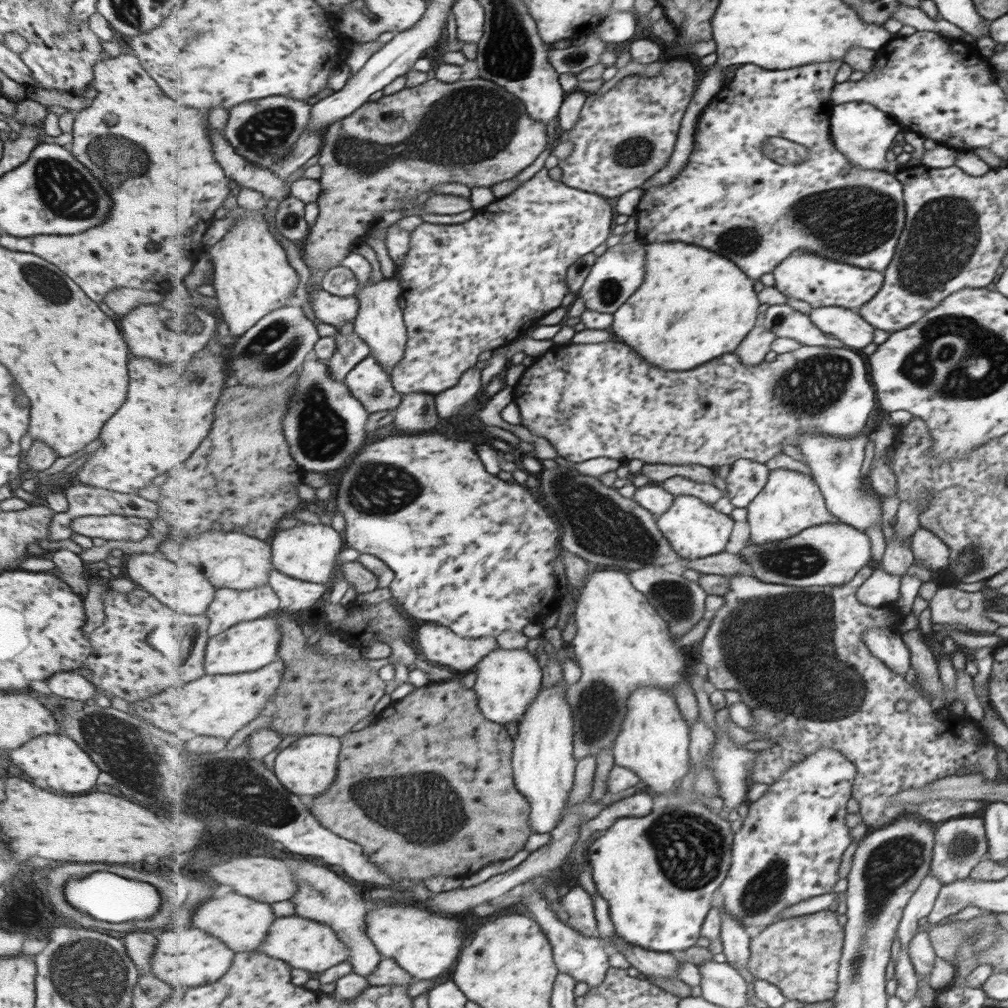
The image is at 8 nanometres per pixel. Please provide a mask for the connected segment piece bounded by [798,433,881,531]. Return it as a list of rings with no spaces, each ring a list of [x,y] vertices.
[[[811,433],[803,435],[798,442],[802,461],[812,470],[814,480],[824,493],[828,509],[837,516],[841,523],[860,528],[862,531],[877,524],[881,502],[881,498],[878,498],[869,486],[865,485],[866,488],[861,486],[861,478],[859,478],[859,470],[863,462],[863,448],[865,448],[867,437],[864,433],[851,439]]]

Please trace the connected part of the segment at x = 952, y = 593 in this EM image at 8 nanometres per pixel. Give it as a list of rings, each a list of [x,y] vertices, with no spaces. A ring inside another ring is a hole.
[[[937,586],[931,599],[925,603],[930,610],[933,627],[956,627],[973,633],[992,633],[999,624],[985,617],[985,594],[965,592],[954,587]]]

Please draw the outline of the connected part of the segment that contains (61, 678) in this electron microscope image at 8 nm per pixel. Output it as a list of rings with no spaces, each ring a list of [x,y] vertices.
[[[80,671],[54,672],[44,680],[51,693],[61,698],[84,701],[97,698],[95,685]]]

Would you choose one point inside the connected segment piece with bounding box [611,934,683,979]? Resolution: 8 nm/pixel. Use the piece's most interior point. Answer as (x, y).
(662, 965)

